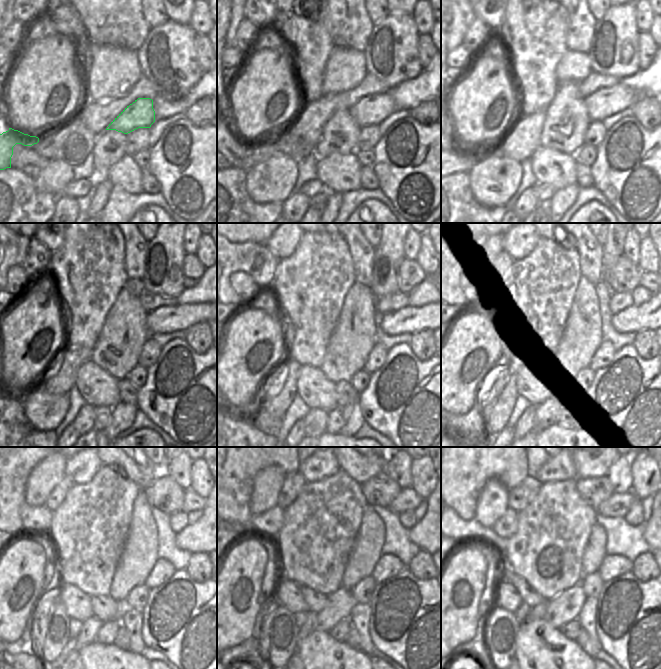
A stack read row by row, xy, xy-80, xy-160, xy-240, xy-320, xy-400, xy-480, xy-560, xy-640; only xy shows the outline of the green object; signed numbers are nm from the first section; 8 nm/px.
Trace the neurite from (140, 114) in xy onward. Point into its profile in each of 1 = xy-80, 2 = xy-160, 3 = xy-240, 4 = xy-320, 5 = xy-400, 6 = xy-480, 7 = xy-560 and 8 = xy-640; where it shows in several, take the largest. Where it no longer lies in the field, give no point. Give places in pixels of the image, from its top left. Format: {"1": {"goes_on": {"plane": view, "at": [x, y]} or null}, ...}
{"1": {"goes_on": {"plane": "xy-80", "at": [373, 109]}}, "2": {"goes_on": {"plane": "xy-160", "at": [604, 102]}}, "3": {"goes_on": {"plane": "xy-240", "at": [167, 319]}}, "4": {"goes_on": {"plane": "xy-320", "at": [409, 320]}}, "5": {"goes_on": {"plane": "xy-400", "at": [635, 319]}}, "6": {"goes_on": {"plane": "xy-480", "at": [196, 537]}}, "7": {"goes_on": {"plane": "xy-560", "at": [420, 534]}}, "8": {"goes_on": {"plane": "xy-640", "at": [644, 525]}}}

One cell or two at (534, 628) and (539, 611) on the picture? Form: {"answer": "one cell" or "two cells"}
{"answer": "two cells"}

